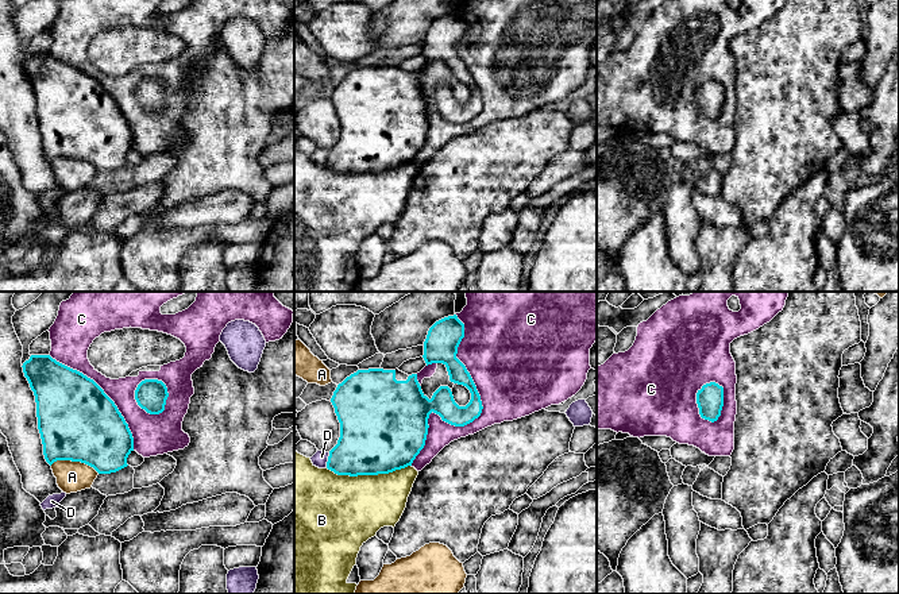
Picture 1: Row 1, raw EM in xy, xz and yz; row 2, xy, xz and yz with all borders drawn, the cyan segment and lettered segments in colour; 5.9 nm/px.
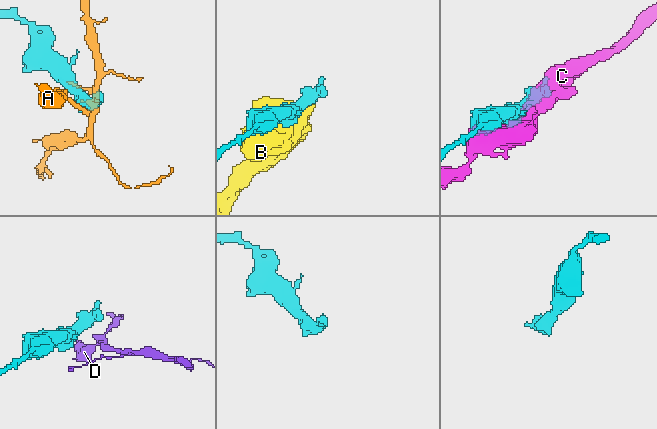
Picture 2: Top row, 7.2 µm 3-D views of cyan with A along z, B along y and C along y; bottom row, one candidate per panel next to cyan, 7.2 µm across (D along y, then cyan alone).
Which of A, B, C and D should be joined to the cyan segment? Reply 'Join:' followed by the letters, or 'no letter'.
Join: no letter

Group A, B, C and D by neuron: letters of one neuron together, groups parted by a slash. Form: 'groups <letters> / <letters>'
groups A / B / C / D

